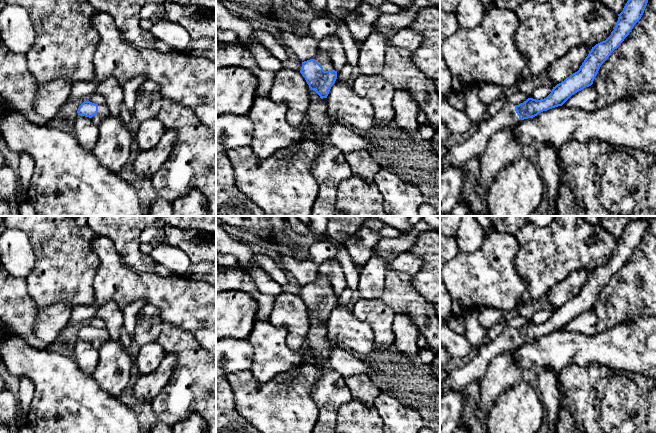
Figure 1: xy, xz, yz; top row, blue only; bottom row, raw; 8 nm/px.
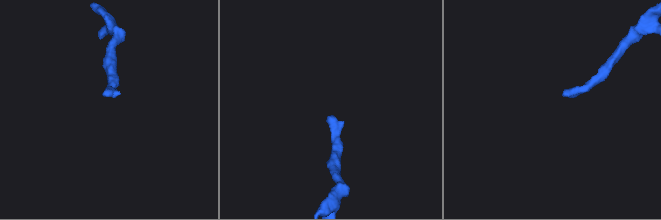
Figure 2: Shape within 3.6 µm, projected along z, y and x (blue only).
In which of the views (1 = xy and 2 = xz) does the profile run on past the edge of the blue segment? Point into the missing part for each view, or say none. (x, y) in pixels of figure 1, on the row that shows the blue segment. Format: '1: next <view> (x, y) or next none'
1: next xy (103, 111)
2: next xz (322, 58)

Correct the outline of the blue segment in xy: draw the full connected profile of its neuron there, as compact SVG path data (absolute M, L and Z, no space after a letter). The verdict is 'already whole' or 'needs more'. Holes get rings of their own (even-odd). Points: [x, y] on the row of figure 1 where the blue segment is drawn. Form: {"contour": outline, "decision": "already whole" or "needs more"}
{"contour": "M89 100L84 101L78 108L78 115L89 117L92 122L99 126L100 122L110 115L109 109L105 104L95 104Z", "decision": "needs more"}

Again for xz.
{"contour": "M318 50L314 59L302 62L300 73L309 88L314 90L321 99L327 98L329 91L337 79L337 71L327 53Z", "decision": "needs more"}

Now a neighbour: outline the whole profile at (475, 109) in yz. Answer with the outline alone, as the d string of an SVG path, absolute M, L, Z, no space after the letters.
M469 86L464 91L465 108L472 123L482 123L486 114L486 106L479 100L476 86Z

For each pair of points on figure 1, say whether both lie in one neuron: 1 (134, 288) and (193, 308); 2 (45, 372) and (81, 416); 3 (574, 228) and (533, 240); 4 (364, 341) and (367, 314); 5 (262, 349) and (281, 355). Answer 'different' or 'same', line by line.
1: same
2: same
3: same
4: different
5: same

